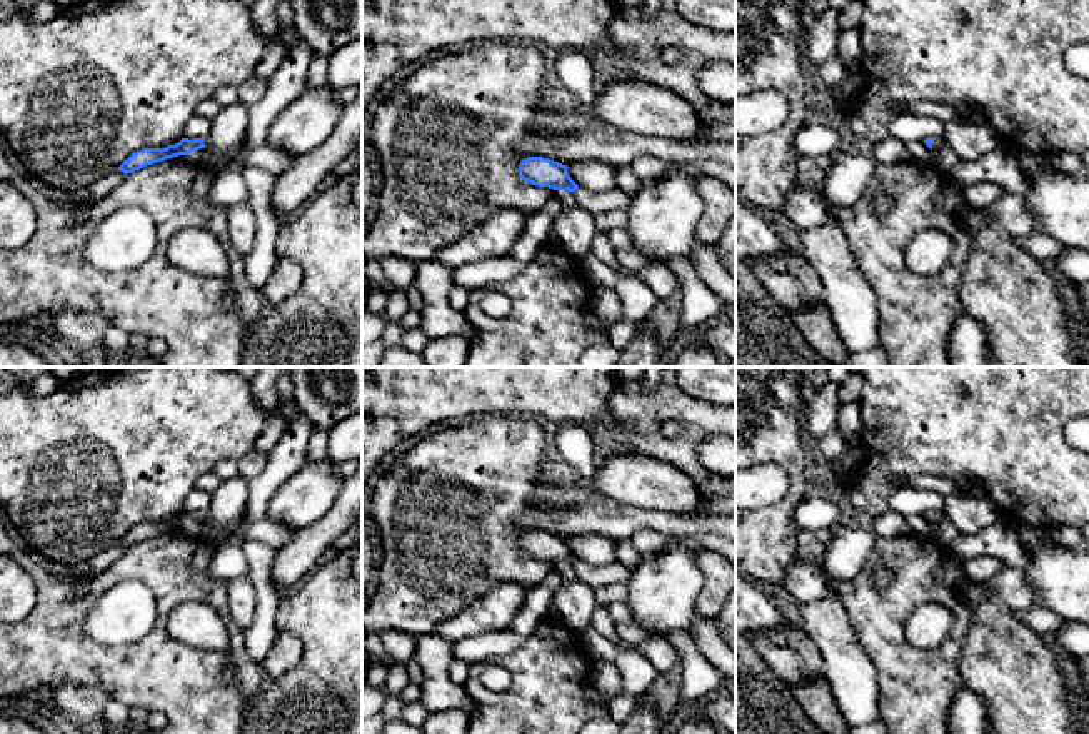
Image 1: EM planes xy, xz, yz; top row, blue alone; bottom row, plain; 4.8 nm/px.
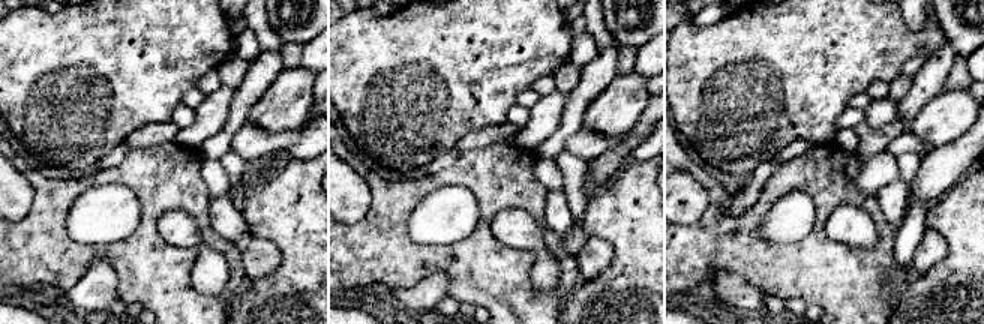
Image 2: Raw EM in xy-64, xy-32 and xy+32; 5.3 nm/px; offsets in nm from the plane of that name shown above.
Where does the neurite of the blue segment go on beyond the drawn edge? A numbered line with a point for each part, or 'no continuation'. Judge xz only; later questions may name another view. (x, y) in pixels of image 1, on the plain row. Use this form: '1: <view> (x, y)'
1: xz (616, 573)

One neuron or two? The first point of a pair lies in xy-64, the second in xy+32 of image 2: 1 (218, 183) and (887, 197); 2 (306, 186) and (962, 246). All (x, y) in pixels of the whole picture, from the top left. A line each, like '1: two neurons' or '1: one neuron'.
1: two neurons
2: one neuron

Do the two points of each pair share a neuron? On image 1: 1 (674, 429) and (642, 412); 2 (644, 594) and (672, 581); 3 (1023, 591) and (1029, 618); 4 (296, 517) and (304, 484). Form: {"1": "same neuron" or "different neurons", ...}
{"1": "different neurons", "2": "same neuron", "3": "different neurons", "4": "same neuron"}

